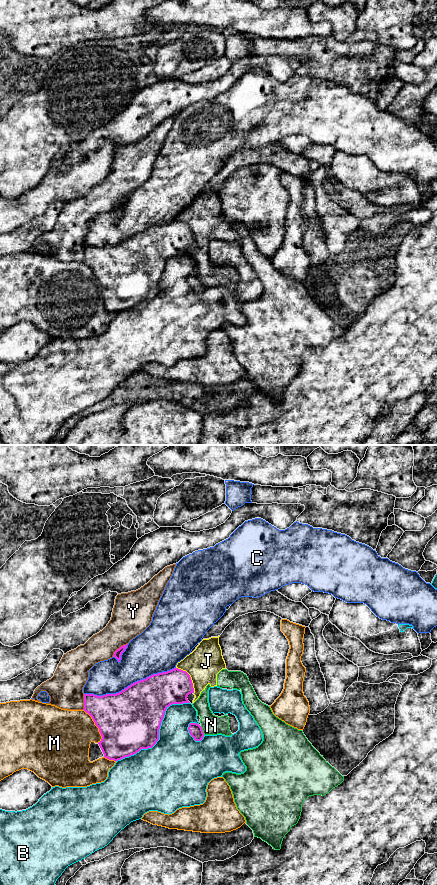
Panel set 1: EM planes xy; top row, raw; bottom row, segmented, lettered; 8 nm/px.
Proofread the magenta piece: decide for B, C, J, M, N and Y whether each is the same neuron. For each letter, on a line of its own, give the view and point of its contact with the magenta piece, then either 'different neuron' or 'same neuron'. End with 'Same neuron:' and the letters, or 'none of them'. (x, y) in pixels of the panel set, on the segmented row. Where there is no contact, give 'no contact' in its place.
B: xy (158, 734) | different neuron
C: xy (130, 685) | different neuron
J: xy (190, 678) | different neuron
M: xy (96, 725) | different neuron
N: xy (202, 730) | different neuron
Y: xy (119, 648) | different neuron
Same neuron: none of them

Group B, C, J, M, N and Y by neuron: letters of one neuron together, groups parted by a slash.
B / C / J N / M / Y

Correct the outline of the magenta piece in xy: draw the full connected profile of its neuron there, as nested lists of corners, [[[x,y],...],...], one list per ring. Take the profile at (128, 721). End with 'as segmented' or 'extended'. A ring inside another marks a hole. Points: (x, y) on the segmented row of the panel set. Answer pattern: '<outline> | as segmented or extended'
[[[174,668],[137,681],[116,694],[84,694],[83,710],[99,728],[102,739],[98,744],[104,757],[118,761],[141,749],[152,748],[159,740],[159,729],[166,709],[172,704],[190,703],[187,697],[191,693],[194,693],[194,688],[190,675]]] | as segmented

